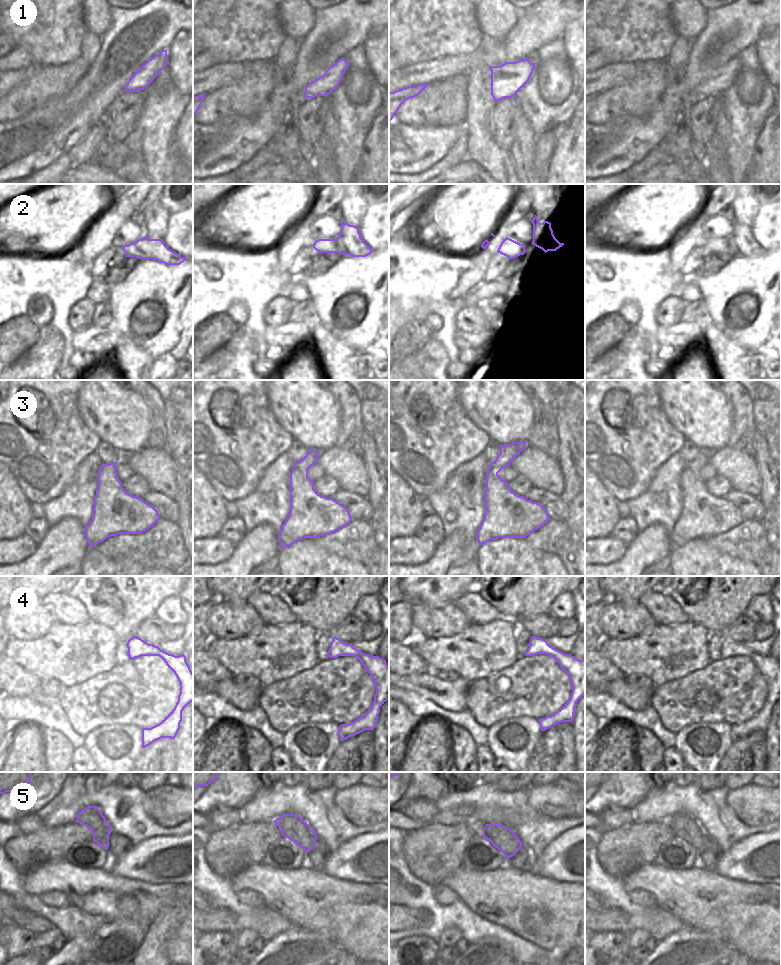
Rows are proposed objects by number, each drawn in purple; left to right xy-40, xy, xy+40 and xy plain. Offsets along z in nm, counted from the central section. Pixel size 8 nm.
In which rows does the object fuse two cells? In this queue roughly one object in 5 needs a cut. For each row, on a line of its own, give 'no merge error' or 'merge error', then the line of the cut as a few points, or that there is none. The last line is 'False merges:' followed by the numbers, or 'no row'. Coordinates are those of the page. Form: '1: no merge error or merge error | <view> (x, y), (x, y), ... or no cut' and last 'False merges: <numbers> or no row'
1: no merge error | no cut
2: no merge error | no cut
3: no merge error | no cut
4: merge error | xy (329, 648), (330, 656)
5: no merge error | no cut
False merges: 4

